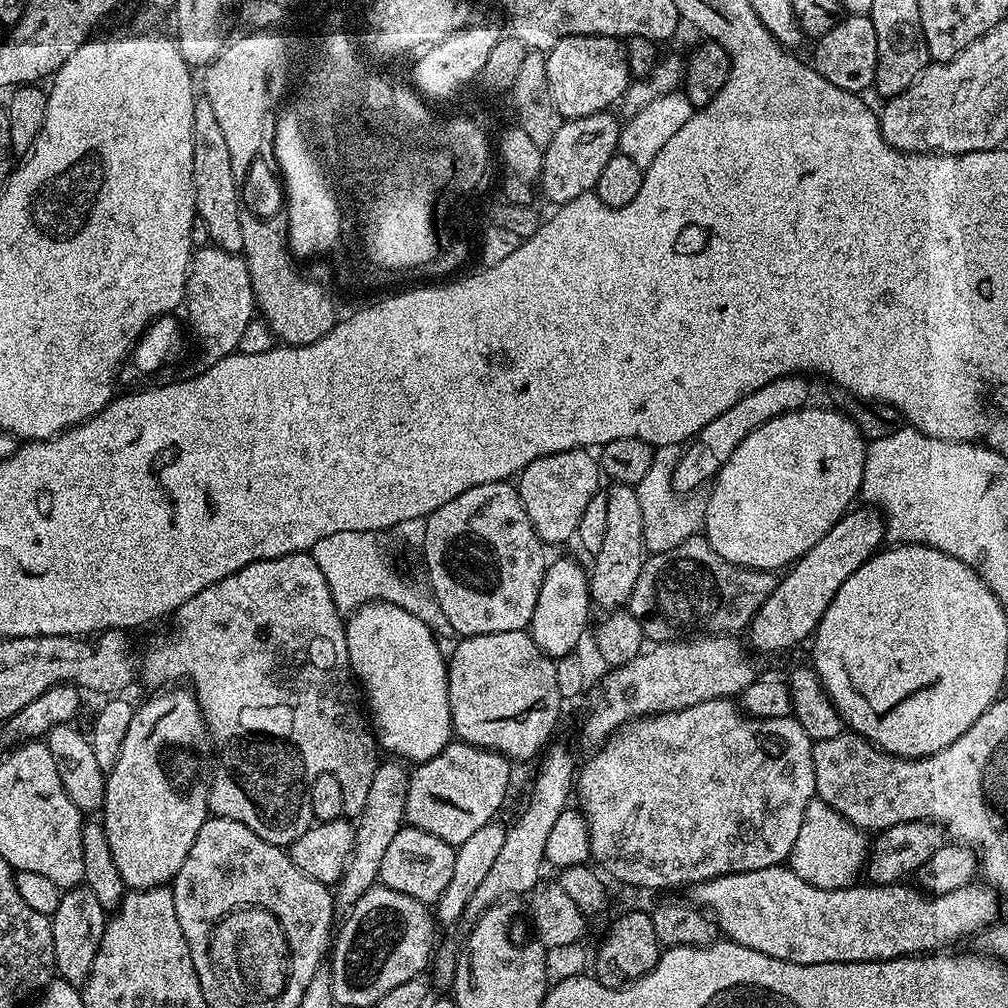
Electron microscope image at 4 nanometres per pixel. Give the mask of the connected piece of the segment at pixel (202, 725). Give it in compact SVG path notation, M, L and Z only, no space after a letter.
M184 686L157 691L141 708L139 705L133 711L118 762L114 762L104 781L106 794L102 823L118 874L122 874L125 885L132 890L159 888L175 880L178 870L182 870L182 862L186 862L190 854L190 846L194 846L194 838L198 838L198 830L202 830L204 823L210 819L210 776L204 773L204 760L200 756L213 755L214 745L208 735L208 722L196 701L196 693L180 687Z

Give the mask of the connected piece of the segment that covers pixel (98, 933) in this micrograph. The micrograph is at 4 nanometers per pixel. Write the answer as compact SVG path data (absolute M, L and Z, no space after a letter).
M86 886L67 889L58 902L58 910L50 918L54 934L54 962L56 976L61 980L82 986L88 981L98 946L106 923L106 913L102 902Z

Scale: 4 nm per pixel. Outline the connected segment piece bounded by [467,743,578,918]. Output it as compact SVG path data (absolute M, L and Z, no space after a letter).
M555 744L543 753L539 761L541 764L536 772L536 781L532 784L532 797L529 798L520 821L508 828L506 838L502 842L502 850L498 850L498 858L494 858L494 866L490 866L486 878L482 878L482 886L478 886L474 898L470 898L467 911L469 917L481 916L487 908L509 898L516 898L512 896L520 896L523 892L524 895L531 893L532 887L542 879L540 871L546 868L546 838L554 827L558 814L562 814L562 810L569 807L568 795L573 795L574 781L578 776L578 760L576 764L571 750L564 744Z

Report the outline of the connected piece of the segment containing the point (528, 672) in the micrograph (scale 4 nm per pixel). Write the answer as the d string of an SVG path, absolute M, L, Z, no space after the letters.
M527 631L466 636L459 643L447 657L453 733L463 743L486 748L489 752L500 752L509 761L535 761L553 739L552 731L560 716L562 699L555 678L556 660L544 653Z

